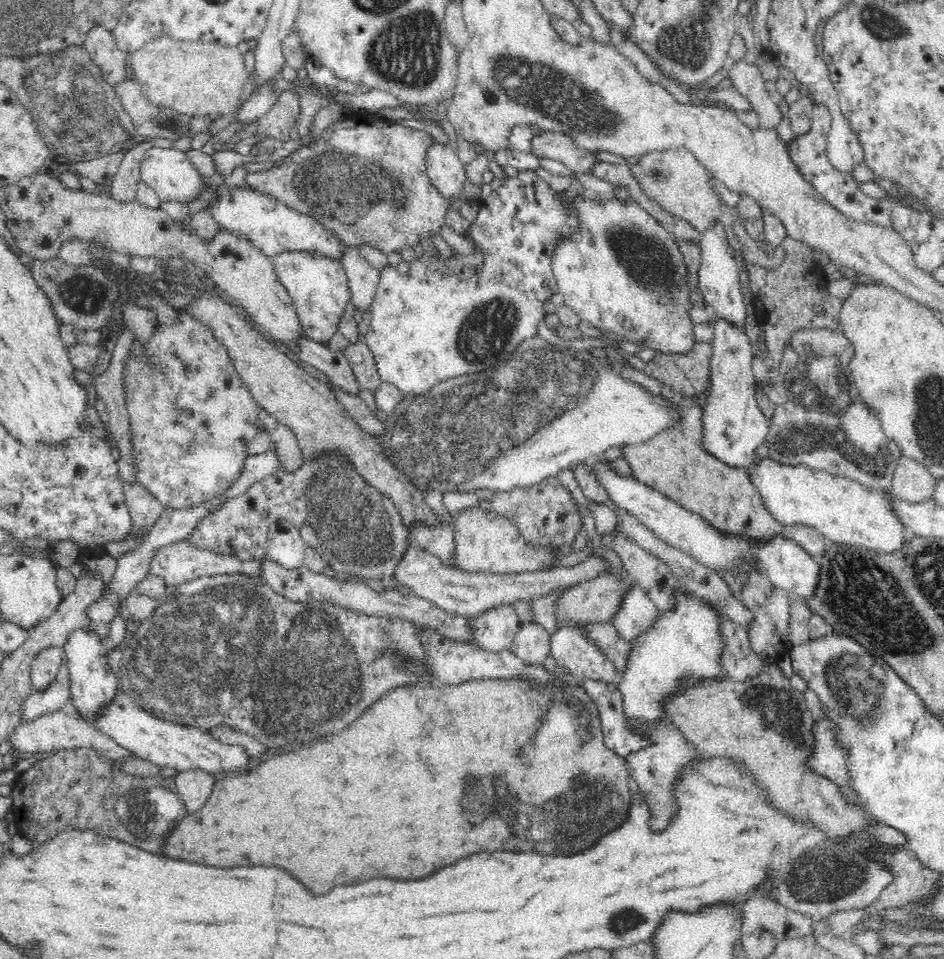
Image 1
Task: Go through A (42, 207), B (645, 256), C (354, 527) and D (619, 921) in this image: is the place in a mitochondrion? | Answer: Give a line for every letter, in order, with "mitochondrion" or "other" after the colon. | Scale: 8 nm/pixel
A: other
B: mitochondrion
C: mitochondrion
D: mitochondrion

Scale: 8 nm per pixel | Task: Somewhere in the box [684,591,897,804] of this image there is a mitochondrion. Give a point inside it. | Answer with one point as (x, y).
(778, 707)

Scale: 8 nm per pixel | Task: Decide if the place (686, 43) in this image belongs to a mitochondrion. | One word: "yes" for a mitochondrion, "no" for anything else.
yes

